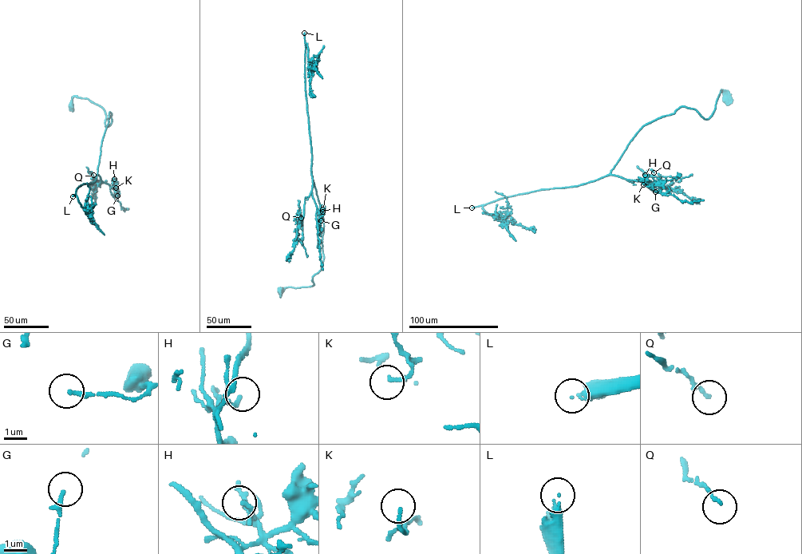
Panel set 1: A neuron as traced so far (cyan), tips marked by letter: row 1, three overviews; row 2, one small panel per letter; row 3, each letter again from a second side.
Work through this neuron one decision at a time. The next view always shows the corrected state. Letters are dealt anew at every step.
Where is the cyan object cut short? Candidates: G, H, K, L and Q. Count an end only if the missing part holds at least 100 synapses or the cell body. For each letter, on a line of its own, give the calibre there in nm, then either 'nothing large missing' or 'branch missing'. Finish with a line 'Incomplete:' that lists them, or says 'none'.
G: calibre 200 nm; nothing large missing
H: calibre 120 nm; nothing large missing
K: calibre 150 nm; nothing large missing
L: calibre 300 nm; branch missing
Q: calibre 150 nm; nothing large missing
Incomplete: L

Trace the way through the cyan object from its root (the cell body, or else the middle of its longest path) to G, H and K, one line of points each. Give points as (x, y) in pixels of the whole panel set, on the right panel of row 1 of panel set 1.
G: (725, 100), (721, 90), (706, 119), (680, 107), (645, 124), (633, 138), (610, 173), (643, 181), (655, 191)
H: (725, 100), (721, 90), (708, 119), (681, 106), (645, 124), (610, 173), (645, 184), (645, 175)
K: (725, 100), (721, 90), (708, 119), (681, 106), (642, 126), (610, 173), (645, 184), (645, 178), (643, 184)

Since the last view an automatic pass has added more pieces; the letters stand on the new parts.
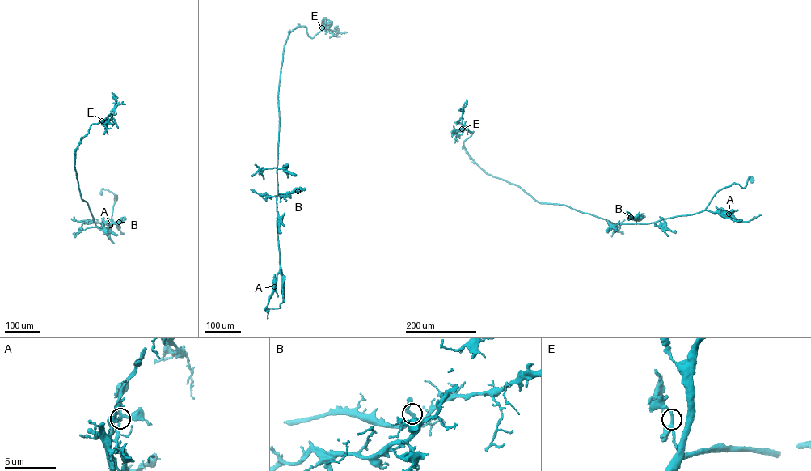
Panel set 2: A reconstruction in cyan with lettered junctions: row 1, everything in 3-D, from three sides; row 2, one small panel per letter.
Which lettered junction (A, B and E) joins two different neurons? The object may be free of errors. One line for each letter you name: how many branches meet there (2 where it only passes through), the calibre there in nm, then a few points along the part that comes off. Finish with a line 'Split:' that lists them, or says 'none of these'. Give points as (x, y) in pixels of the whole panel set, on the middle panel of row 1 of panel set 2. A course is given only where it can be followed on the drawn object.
A: 3 | 200 nm | (274, 286), (264, 309), (268, 310), (268, 319)
Split: A

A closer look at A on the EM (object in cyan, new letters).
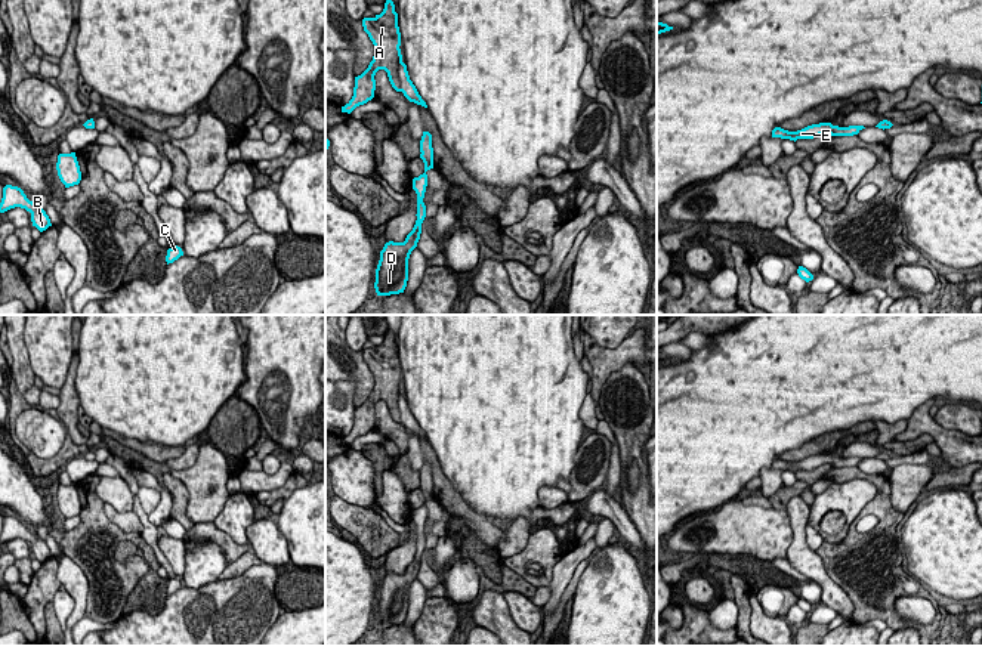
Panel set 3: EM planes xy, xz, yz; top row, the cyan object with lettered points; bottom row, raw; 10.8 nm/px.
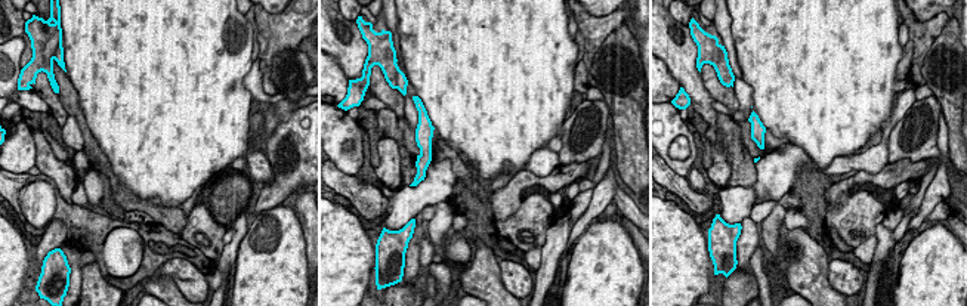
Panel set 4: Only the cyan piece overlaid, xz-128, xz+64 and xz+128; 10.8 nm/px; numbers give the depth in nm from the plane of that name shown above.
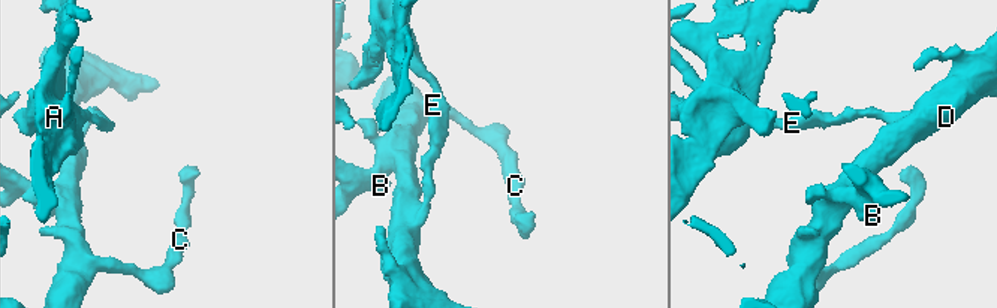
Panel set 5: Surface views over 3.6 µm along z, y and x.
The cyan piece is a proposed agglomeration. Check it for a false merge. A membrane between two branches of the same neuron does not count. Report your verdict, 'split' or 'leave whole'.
split

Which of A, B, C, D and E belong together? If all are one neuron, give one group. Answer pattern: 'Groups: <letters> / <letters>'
Groups: A E / B C D

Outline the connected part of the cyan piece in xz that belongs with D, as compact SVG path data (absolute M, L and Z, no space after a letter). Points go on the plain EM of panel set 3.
M417 526L417 551L413 562L407 566L404 574L393 574L389 572L385 575L383 581L380 582L380 591L376 600L376 613L374 619L377 627L390 627L404 624L408 612L408 590L411 582L417 578L421 565L421 554L426 548L426 543L419 541L419 526Z

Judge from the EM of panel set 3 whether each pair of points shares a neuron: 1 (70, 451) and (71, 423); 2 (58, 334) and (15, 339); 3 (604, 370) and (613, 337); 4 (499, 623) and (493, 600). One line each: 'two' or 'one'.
1: two
2: two
3: two
4: one

